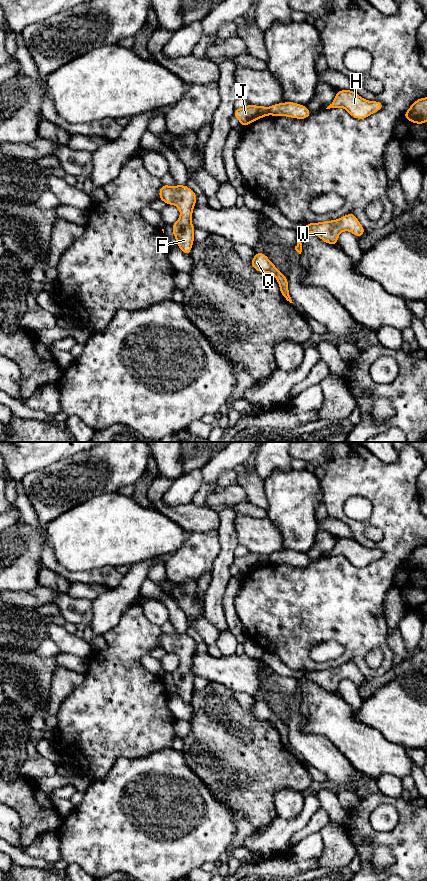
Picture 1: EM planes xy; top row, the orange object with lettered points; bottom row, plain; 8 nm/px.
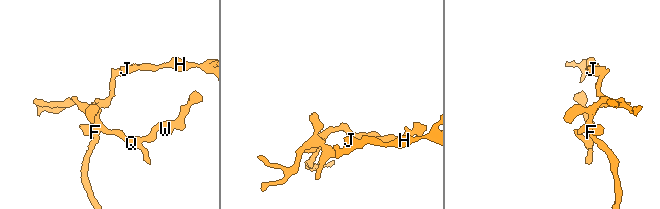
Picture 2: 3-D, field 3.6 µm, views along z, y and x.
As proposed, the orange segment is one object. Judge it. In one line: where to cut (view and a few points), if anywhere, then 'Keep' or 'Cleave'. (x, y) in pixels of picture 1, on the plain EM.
Split along xy (268, 555), (270, 562). Cleave

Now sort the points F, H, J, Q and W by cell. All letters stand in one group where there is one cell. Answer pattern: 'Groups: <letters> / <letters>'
Groups: F J Q W / H

